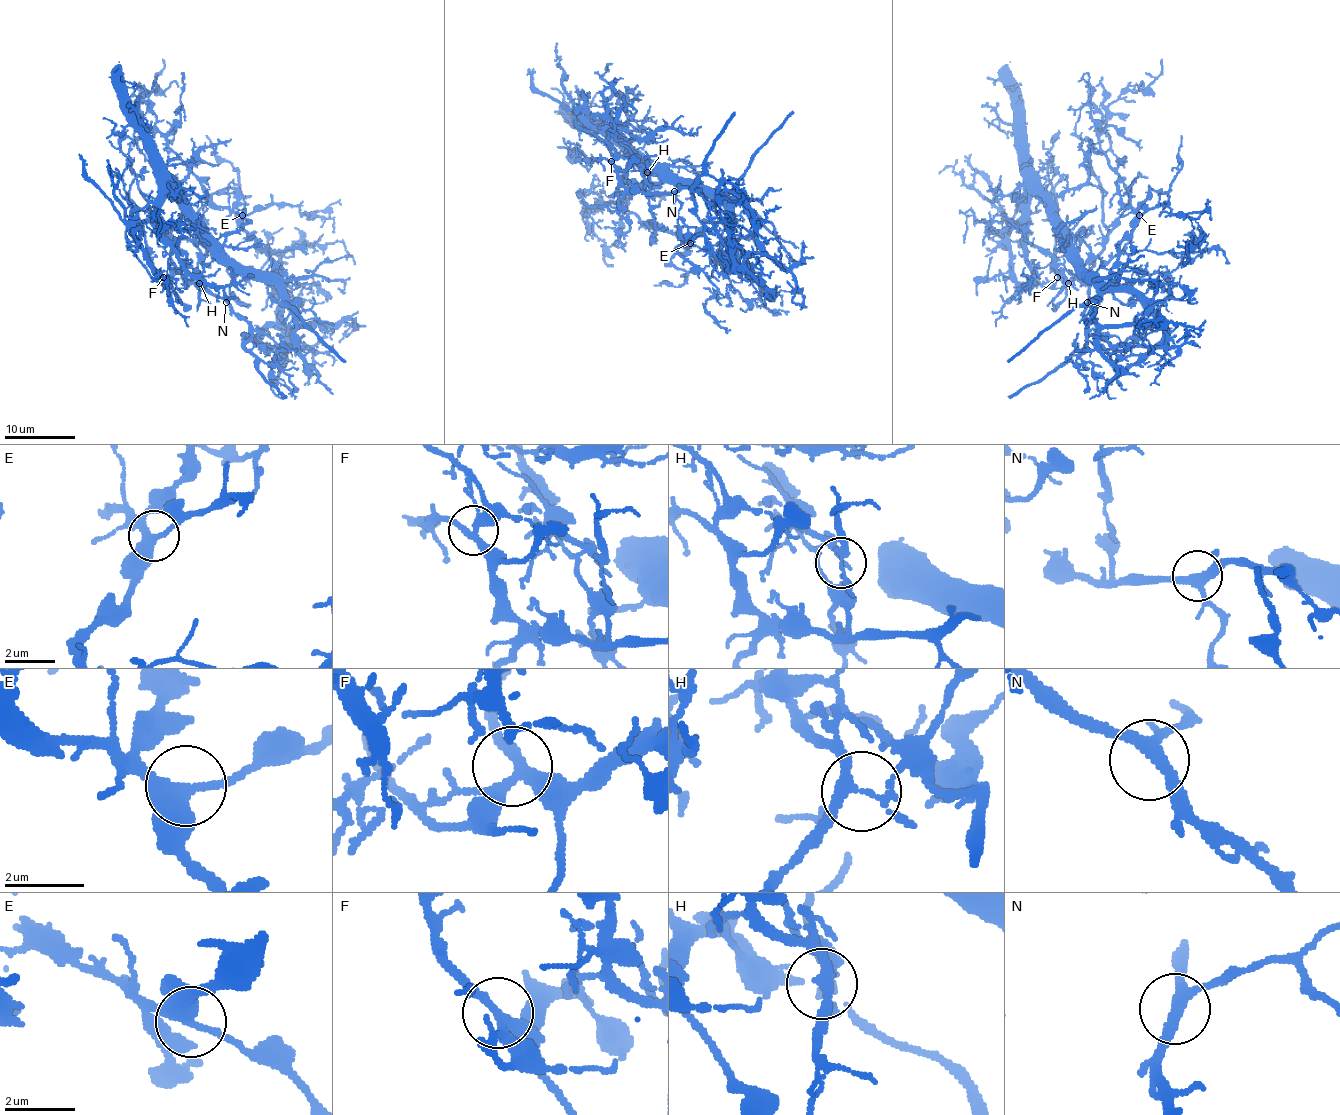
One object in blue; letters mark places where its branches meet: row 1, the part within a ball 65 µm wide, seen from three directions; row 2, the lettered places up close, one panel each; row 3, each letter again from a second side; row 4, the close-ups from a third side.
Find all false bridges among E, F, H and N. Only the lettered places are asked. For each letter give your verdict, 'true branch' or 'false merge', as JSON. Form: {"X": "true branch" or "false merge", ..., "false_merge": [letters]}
{"E": "true branch", "F": "true branch", "H": "false merge", "N": "true branch", "false_merge": ["H"]}

